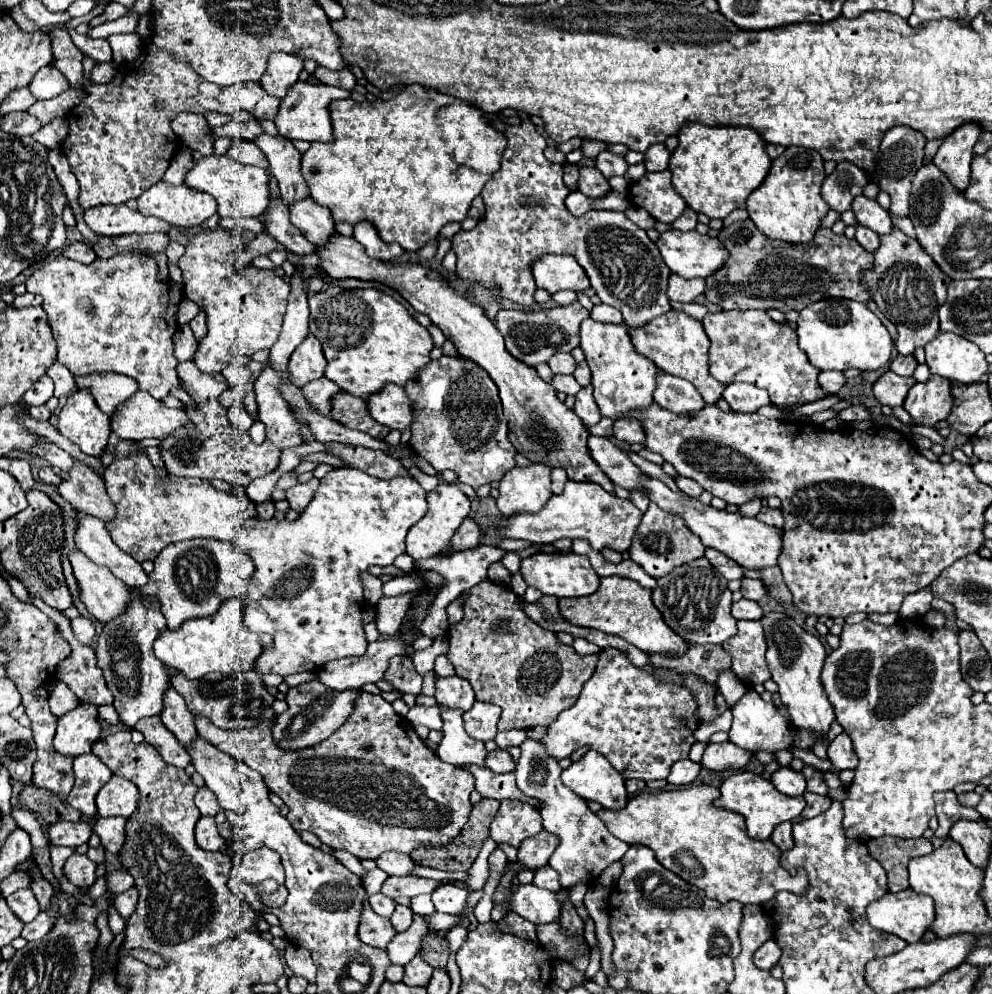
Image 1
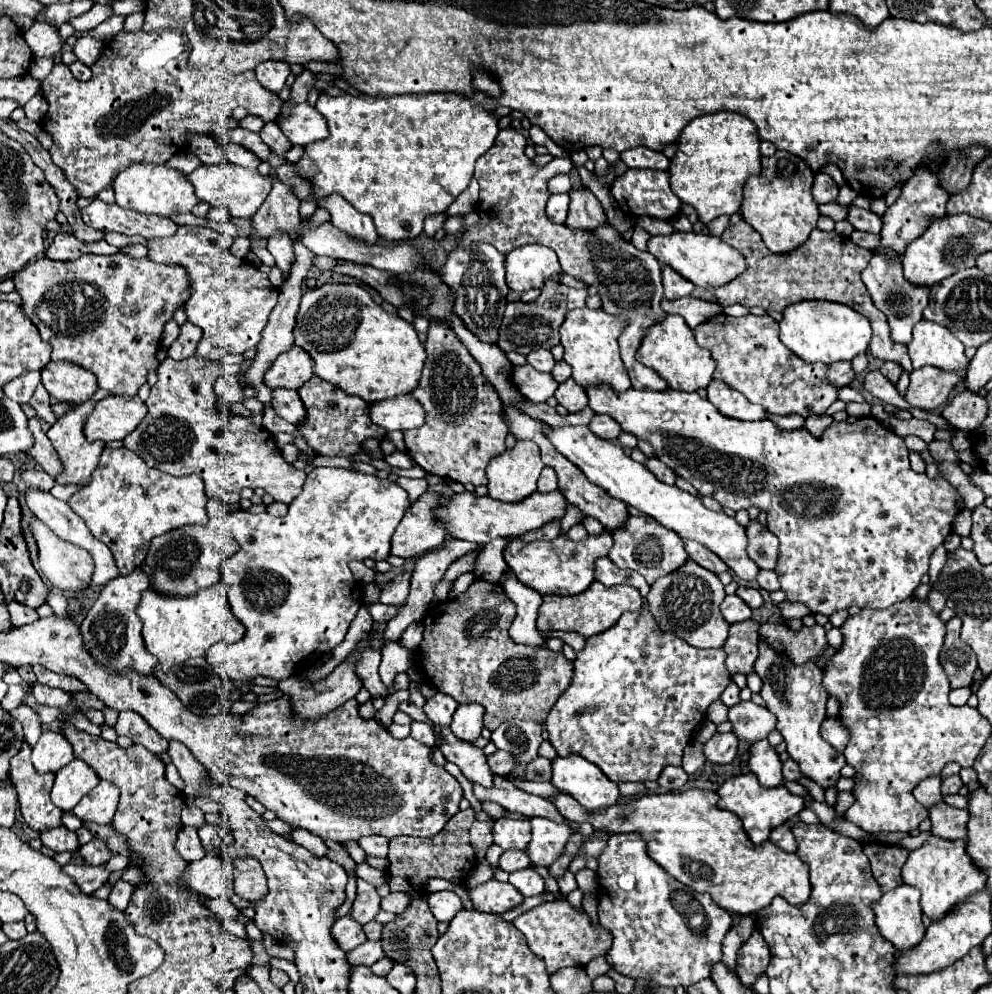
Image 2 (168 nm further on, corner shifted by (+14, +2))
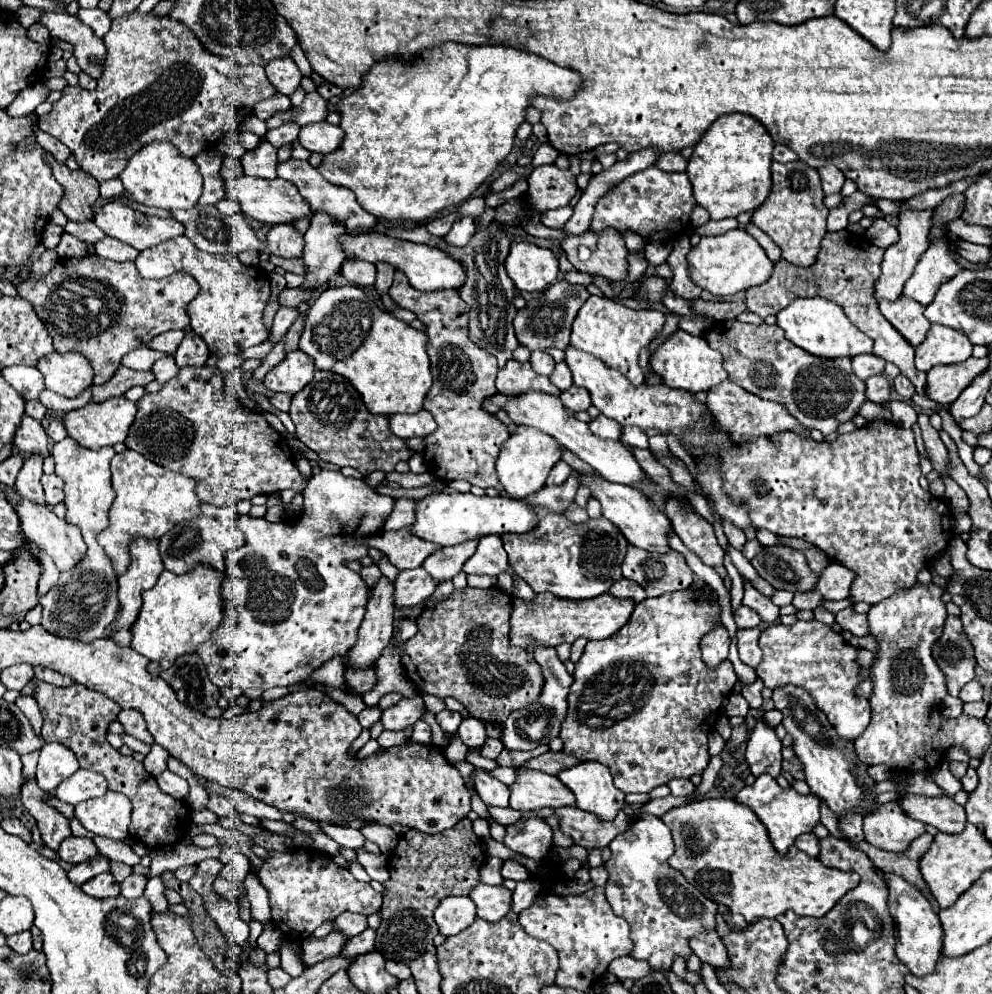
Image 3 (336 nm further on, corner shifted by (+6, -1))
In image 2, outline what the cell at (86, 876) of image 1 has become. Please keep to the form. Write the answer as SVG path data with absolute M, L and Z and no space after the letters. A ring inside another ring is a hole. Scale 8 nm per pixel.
M67 864L63 866L63 872L75 880L77 888L81 888L83 894L93 894L109 878L109 872L103 866L89 864Z

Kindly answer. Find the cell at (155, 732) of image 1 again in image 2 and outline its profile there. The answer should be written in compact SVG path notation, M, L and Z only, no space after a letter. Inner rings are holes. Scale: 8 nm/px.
M119 712L115 730L119 736L131 738L135 744L145 746L149 752L157 756L167 752L167 740L161 738L137 712Z

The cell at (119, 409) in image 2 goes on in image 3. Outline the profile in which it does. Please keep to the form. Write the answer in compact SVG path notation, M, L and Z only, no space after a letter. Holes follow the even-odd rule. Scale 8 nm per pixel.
M121 395L121 397L111 397L109 401L103 401L103 403L89 403L77 411L69 411L63 415L61 421L67 429L67 435L73 437L81 447L101 449L105 445L115 445L125 441L127 431L135 419L135 413L137 413L135 403Z

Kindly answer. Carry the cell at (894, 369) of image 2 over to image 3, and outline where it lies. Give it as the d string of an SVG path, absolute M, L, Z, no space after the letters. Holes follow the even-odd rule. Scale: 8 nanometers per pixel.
M899 375L899 377L893 379L893 387L895 387L895 391L897 391L903 399L911 399L913 393L915 393L915 387L913 387L911 381L909 381L907 377L903 377L903 375Z

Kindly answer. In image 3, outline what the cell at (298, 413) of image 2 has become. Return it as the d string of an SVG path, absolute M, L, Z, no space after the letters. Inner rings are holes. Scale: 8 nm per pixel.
M275 393L269 401L277 411L287 411L291 405L291 395L289 393Z

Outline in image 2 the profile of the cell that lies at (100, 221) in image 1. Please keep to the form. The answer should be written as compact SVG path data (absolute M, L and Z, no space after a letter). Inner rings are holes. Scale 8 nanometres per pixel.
M95 198L87 208L81 210L83 222L95 230L103 232L121 232L121 234L139 234L145 238L173 236L179 228L171 218L161 218L155 214L141 214L125 210L117 204L107 204Z

